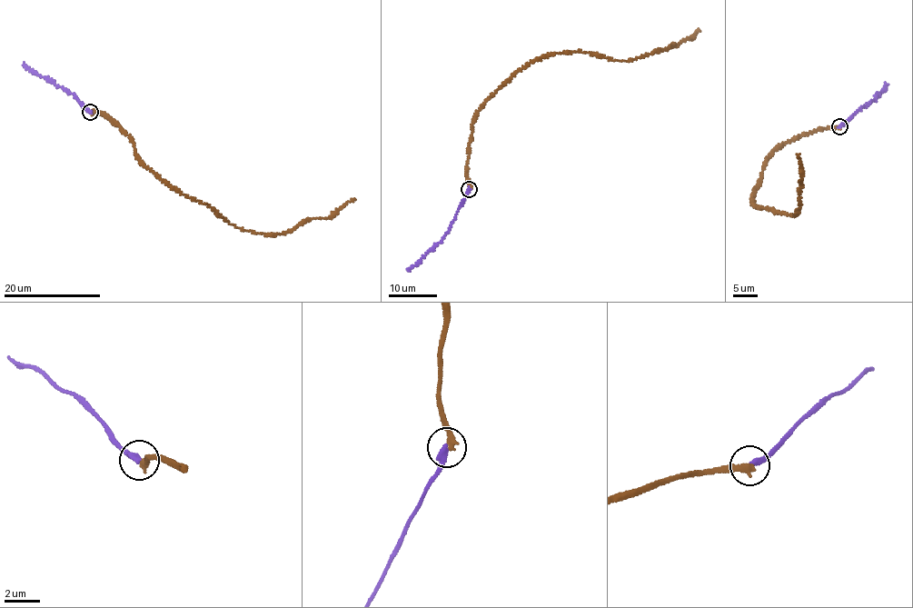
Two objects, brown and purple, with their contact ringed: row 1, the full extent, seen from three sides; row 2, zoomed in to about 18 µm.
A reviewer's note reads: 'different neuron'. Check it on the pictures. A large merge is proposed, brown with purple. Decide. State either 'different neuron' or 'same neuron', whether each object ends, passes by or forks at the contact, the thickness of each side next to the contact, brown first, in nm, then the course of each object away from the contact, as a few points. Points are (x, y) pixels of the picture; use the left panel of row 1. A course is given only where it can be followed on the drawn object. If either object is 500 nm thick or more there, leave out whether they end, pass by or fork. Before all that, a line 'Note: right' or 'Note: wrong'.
Note: right
different neuron; brown ends there; purple ends there; 380 nm thick on the brown side, 400 nm on the other; brown runs (91, 112), (113, 120), (141, 164), (242, 229), (287, 233), (328, 218), (355, 199); purple runs (90, 112), (75, 96), (23, 63)

